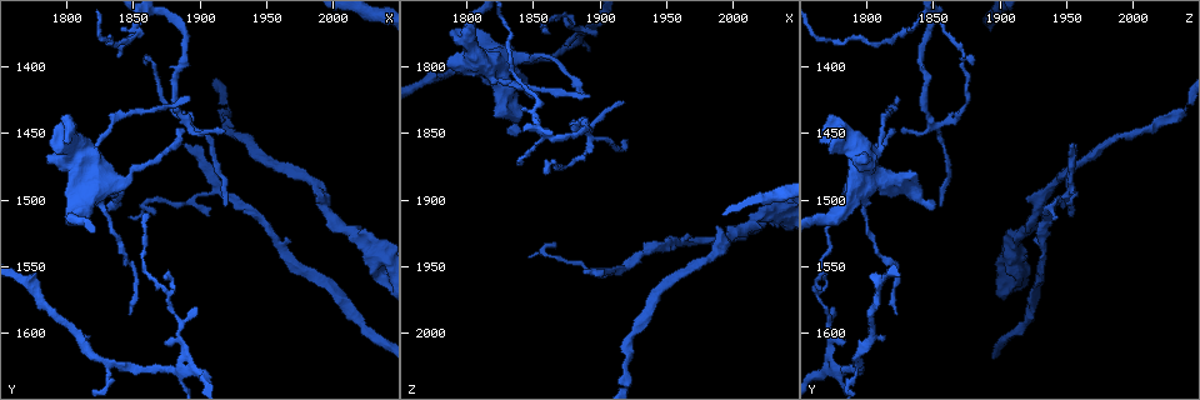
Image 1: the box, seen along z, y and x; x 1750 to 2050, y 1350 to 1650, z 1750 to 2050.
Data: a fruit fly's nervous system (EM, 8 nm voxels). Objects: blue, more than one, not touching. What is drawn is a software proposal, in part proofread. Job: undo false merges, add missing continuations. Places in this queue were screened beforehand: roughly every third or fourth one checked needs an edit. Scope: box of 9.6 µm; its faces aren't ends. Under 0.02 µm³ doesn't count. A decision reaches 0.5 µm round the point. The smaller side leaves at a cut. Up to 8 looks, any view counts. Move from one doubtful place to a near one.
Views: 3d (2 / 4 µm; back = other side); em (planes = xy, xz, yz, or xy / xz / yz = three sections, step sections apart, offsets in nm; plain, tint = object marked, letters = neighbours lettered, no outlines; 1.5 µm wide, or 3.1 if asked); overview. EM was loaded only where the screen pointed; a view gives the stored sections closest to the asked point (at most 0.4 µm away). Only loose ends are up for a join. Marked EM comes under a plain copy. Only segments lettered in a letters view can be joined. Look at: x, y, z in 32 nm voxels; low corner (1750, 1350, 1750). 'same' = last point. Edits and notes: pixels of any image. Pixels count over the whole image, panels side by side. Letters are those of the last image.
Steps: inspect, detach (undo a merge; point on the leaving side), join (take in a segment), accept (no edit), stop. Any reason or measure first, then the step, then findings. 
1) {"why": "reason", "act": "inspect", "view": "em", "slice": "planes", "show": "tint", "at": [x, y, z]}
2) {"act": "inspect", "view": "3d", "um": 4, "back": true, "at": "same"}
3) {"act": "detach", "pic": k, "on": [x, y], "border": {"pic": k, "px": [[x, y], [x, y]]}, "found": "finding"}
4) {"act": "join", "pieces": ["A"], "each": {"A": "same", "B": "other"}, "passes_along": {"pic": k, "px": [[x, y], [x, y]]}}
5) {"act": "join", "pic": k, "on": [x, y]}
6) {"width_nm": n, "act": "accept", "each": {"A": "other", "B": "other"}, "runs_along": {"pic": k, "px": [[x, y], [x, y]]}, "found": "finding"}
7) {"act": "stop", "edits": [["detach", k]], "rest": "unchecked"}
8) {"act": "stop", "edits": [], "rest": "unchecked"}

{"why": "arms part here", "act": "inspect", "view": "3d", "um": 2, "at": [1914, 1490, 1954]}

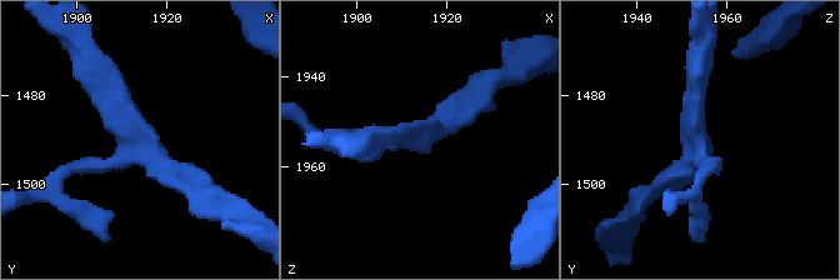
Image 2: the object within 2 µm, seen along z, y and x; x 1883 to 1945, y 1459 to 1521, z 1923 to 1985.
{"why": "need the tissue", "act": "inspect", "view": "em", "slice": "planes", "show": "tint", "at": [1913, 1491, 1955]}

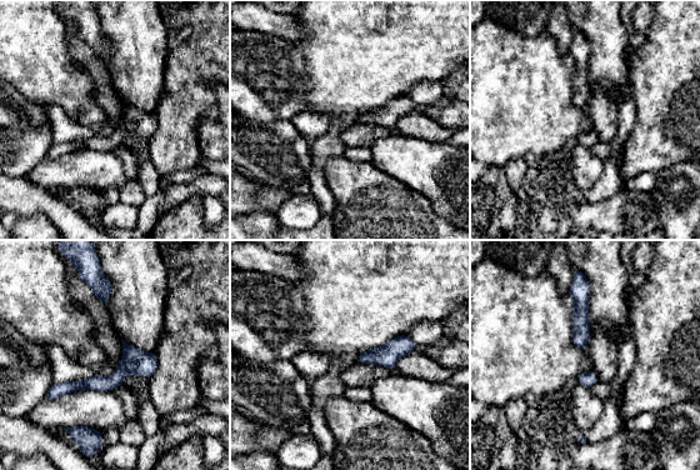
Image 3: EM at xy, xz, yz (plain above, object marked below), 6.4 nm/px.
{"act": "inspect", "view": "em", "slice": "planes", "show": "letters", "at": "same"}

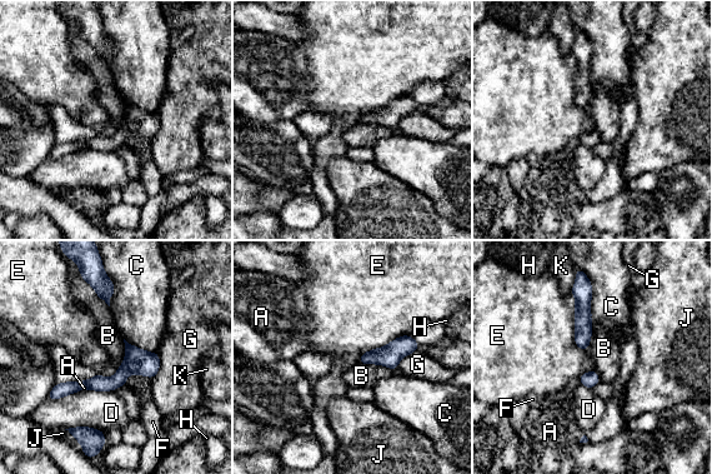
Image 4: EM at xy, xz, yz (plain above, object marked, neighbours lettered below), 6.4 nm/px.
{"act": "accept", "each": {"A": "other", "B": "other", "C": "other", "D": "other", "E": "other", "F": "other", "G": "other", "H": "other", "J": "other", "K": "other"}, "border": {"pic": 4, "px": [[357, 363], [377, 363], [395, 370]]}, "found": "one neuron here"}

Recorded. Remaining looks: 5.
{"why": "tapers out", "act": "inspect", "view": "3d", "um": 4, "at": [1862, 1512, 1776]}

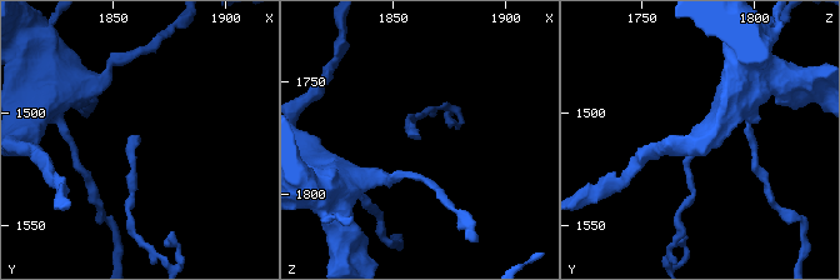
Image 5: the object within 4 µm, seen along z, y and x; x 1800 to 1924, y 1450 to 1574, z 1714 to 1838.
{"why": "need the tissue", "act": "inspect", "view": "em", "slice": "xy", "step": 4, "show": "letters", "at": [1861, 1512, 1775]}

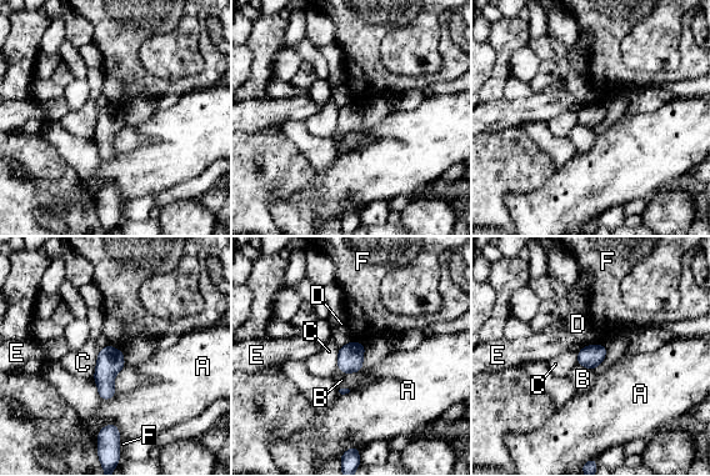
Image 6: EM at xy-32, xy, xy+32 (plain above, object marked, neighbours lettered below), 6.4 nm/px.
{"act": "join", "pieces": ["B"], "each": {"A": "other", "B": "same", "C": "other", "D": "other", "E": "other", "F": "other"}, "passes_along": {"pic": 6, "px": [[350, 356], [348, 372], [341, 380]]}, "found": "it goes on there"}

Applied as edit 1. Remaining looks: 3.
{"act": "inspect", "view": "overview"}

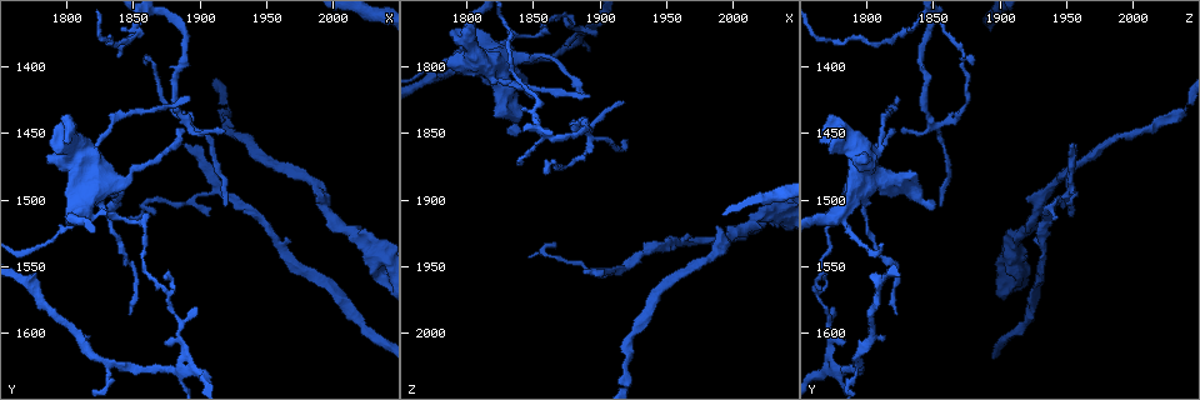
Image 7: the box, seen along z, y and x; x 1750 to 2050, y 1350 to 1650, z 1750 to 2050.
{"why": "tapers out", "act": "inspect", "view": "3d", "um": 4, "back": true, "at": [1850, 1586, 1822]}

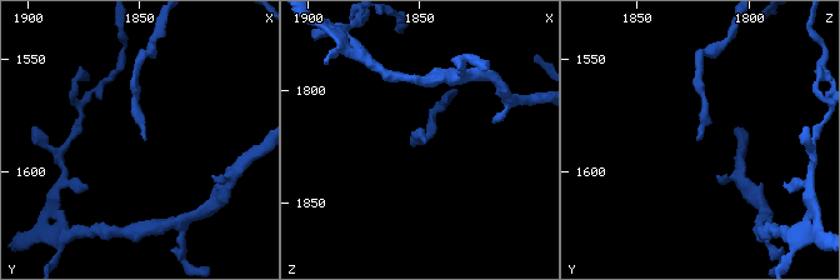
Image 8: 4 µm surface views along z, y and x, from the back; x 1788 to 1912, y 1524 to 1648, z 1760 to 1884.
{"act": "inspect", "view": "em", "slice": "planes", "show": "letters", "at": [1848, 1587, 1822]}

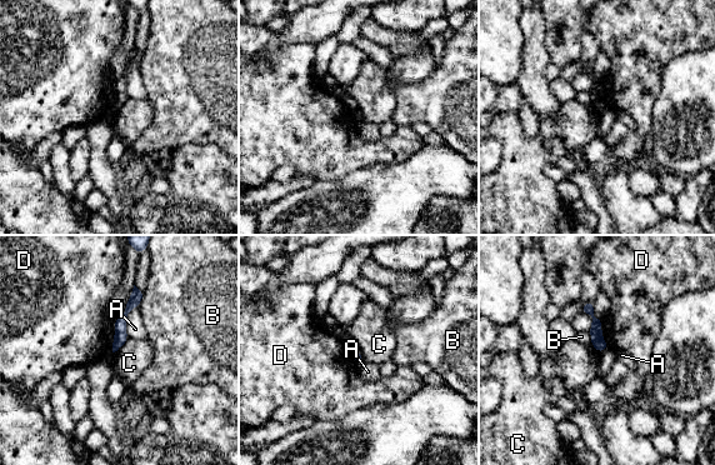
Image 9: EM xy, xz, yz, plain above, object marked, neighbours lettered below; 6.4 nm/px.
{"act": "accept", "each": {"A": "other", "B": "other", "C": "other", "D": "other"}, "found": "no lettered segment goes on from it"}

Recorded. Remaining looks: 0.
{"act": "stop", "edits": [["join", 6]], "rest": "unchecked"}

